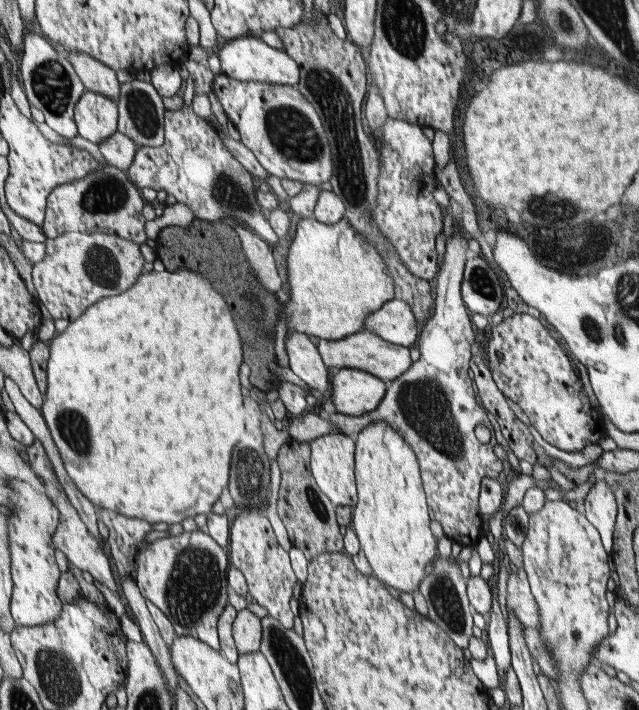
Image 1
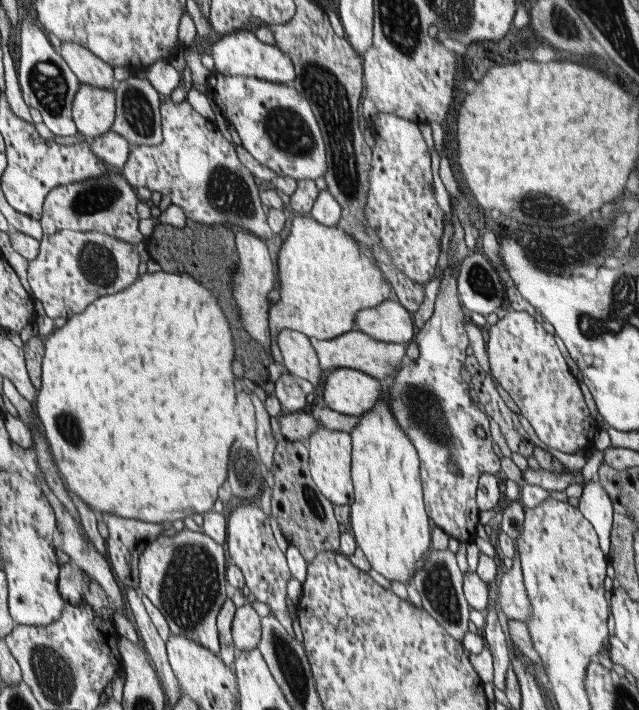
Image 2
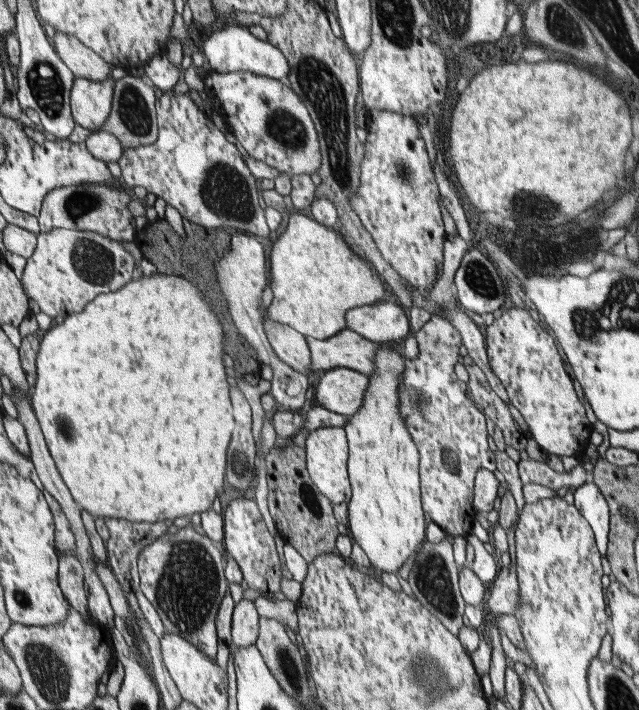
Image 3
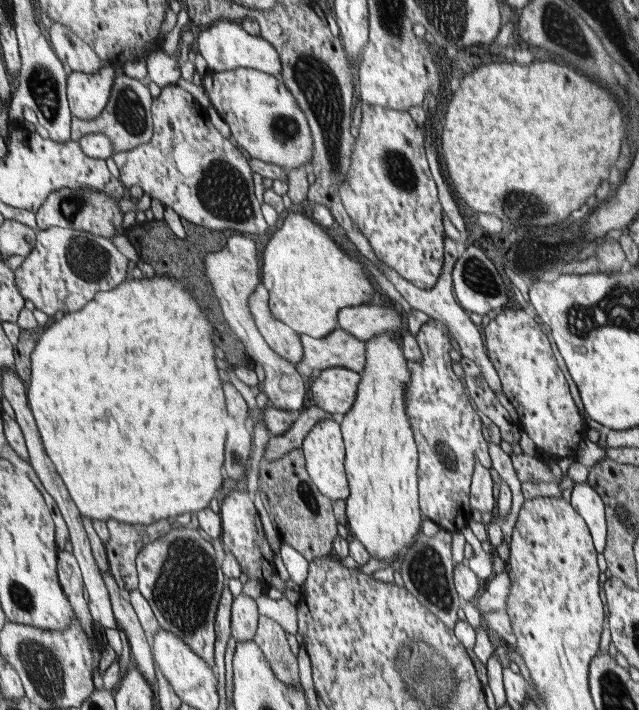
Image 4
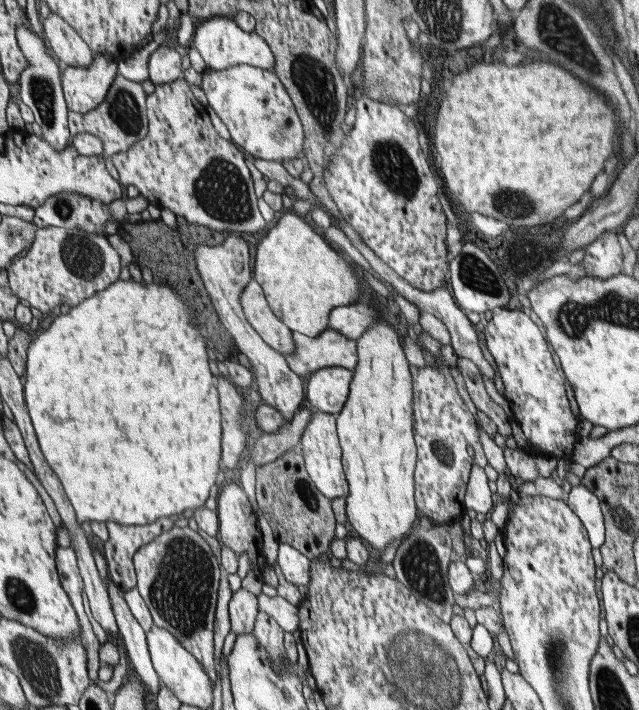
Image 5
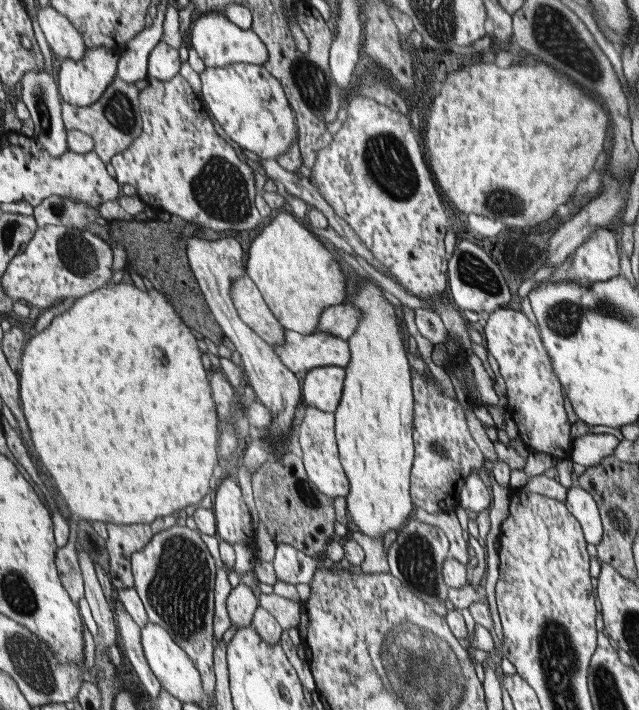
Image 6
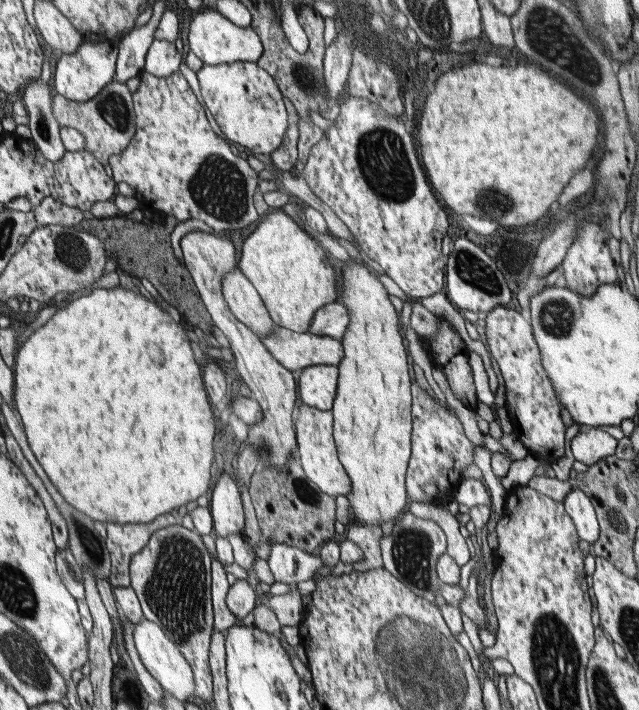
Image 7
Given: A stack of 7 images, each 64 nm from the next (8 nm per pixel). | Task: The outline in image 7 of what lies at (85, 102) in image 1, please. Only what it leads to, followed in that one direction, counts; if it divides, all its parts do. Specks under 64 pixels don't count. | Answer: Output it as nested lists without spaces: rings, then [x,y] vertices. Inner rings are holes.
[[[81,42],[81,46],[75,52],[71,54],[63,52],[55,64],[53,90],[67,100],[75,100],[75,102],[93,100],[113,76],[113,64],[115,64],[117,50],[119,48],[111,42]]]

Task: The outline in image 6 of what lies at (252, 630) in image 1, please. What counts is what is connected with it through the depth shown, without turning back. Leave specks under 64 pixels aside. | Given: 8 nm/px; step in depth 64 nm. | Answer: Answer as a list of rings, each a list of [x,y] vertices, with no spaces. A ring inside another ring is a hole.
[[[241,582],[229,590],[227,614],[229,614],[229,620],[233,626],[247,628],[249,622],[253,622],[253,612],[257,610],[257,606],[259,606],[257,590],[253,590]]]

